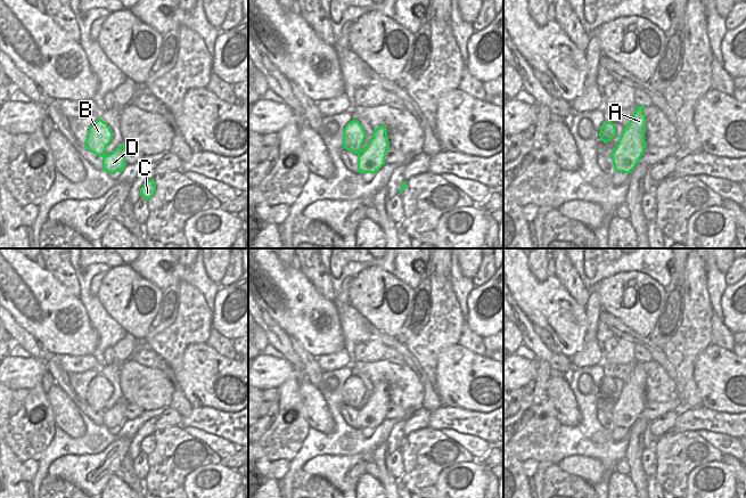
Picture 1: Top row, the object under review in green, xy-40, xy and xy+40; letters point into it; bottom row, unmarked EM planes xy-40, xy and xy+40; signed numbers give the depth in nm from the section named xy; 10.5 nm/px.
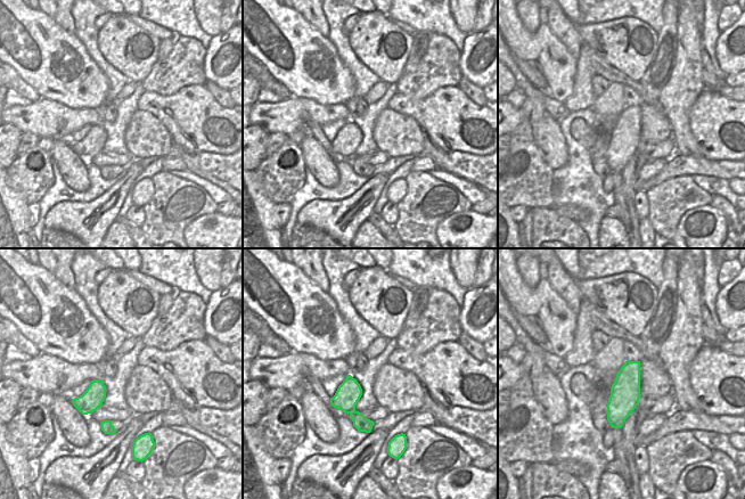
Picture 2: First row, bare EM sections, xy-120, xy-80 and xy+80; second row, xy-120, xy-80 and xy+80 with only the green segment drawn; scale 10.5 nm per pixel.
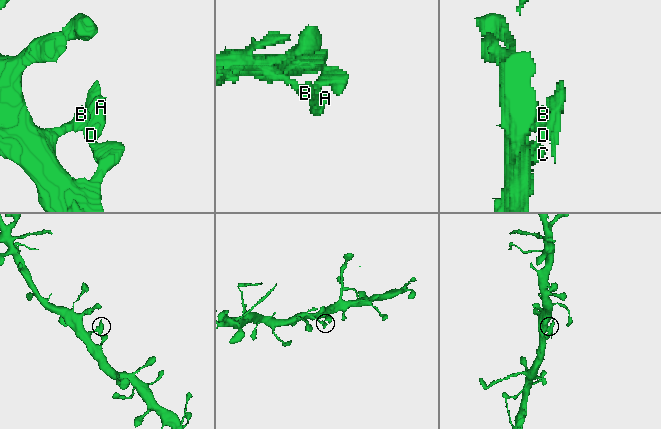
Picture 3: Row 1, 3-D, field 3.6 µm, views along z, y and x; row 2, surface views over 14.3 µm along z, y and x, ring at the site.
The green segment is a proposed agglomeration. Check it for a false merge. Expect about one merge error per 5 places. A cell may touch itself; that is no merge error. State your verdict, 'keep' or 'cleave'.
keep

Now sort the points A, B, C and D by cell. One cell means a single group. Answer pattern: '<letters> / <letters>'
A B C D

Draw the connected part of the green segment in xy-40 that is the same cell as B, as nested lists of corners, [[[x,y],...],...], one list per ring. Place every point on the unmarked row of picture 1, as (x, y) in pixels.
[[[98,374],[88,385],[84,402],[91,408],[103,413],[103,425],[107,428],[121,427],[125,423],[125,409],[128,402],[123,399],[110,409],[106,409],[106,403],[113,394],[113,387],[108,379]]]

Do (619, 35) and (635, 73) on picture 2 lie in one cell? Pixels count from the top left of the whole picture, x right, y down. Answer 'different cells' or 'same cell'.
same cell

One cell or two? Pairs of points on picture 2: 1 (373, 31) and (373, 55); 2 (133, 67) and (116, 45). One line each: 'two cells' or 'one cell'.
1: one cell
2: one cell

